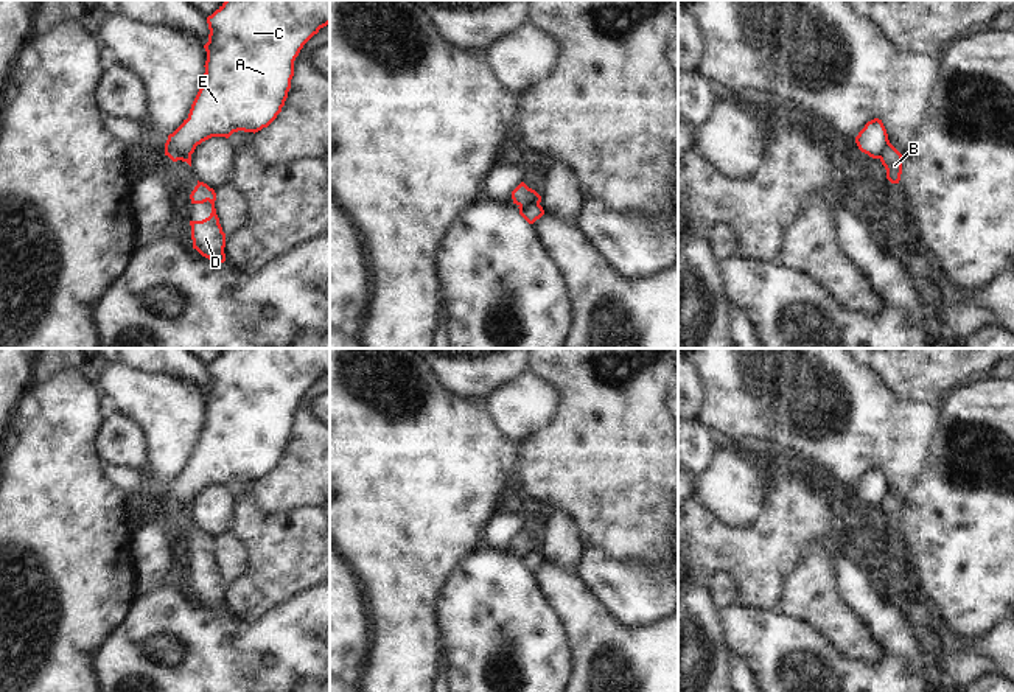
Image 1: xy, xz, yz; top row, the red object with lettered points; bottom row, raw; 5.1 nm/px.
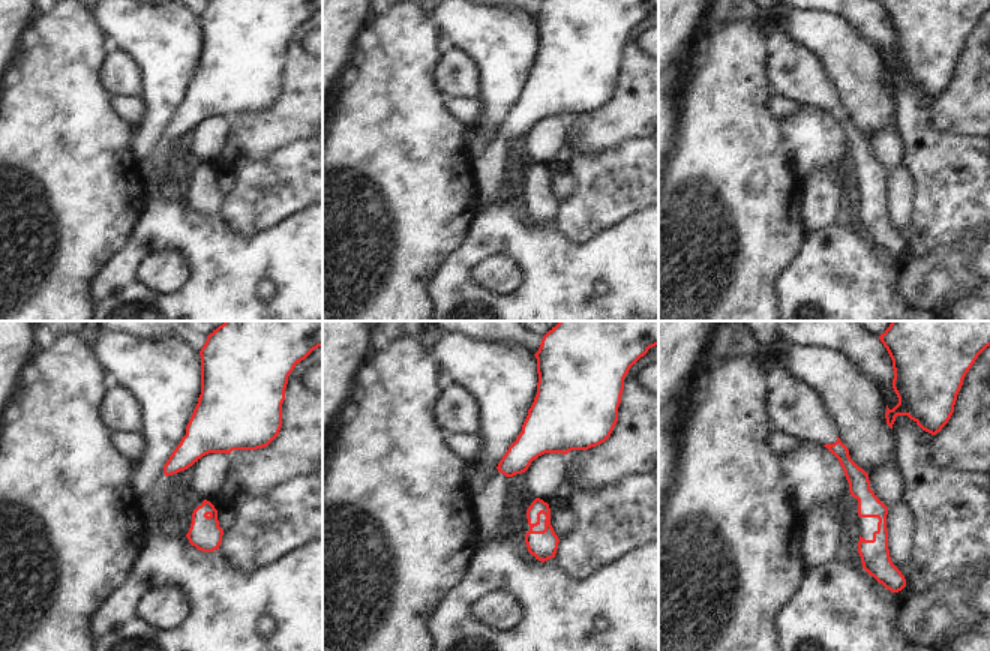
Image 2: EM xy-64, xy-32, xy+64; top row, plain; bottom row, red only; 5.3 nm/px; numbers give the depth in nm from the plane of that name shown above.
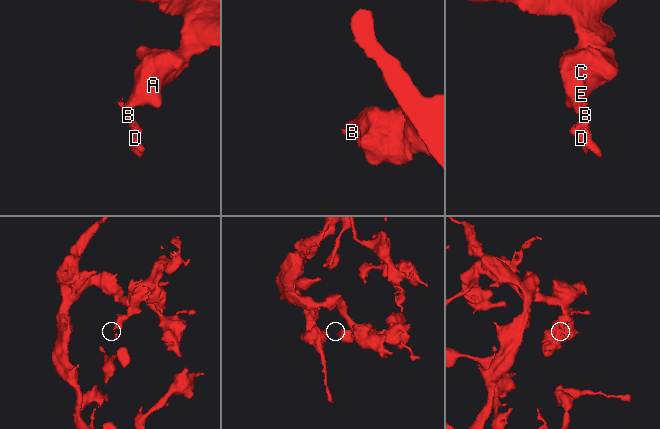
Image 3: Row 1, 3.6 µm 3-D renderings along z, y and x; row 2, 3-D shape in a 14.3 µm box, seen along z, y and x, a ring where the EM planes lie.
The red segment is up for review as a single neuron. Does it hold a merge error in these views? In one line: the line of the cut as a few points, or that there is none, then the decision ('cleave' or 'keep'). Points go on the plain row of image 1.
cut in xz along (538, 551), (520, 554); cleave

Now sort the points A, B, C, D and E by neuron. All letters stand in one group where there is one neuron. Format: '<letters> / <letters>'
A C E / B D

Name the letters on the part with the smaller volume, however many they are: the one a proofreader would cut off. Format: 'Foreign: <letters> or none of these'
Foreign: B, D

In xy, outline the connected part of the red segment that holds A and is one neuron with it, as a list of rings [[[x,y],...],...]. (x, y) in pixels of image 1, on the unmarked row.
[[[226,348],[207,372],[204,431],[188,467],[165,491],[165,504],[173,510],[191,505],[196,495],[212,485],[229,487],[238,479],[255,482],[277,467],[291,437],[295,406],[330,372],[330,348]]]

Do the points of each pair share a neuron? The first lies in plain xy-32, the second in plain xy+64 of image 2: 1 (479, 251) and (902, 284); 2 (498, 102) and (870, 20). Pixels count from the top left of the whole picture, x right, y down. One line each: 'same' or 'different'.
1: same
2: different

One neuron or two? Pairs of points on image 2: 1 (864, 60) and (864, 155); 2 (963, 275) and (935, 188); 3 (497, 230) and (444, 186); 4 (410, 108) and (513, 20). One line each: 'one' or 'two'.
1: two
2: two
3: two
4: two

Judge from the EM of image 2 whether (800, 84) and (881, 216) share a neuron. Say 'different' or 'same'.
same

